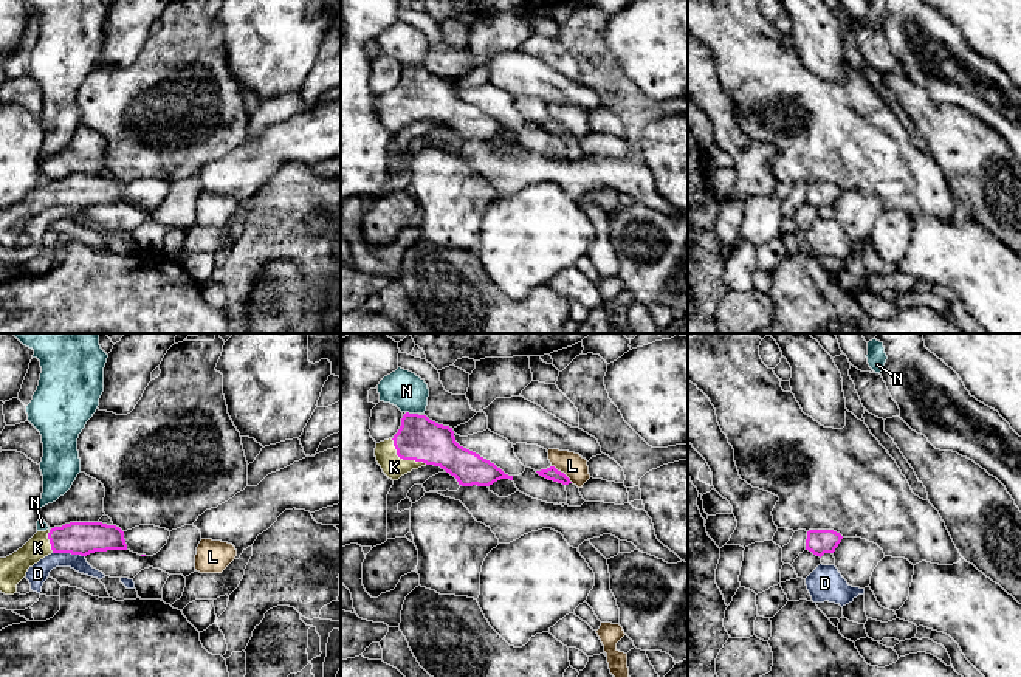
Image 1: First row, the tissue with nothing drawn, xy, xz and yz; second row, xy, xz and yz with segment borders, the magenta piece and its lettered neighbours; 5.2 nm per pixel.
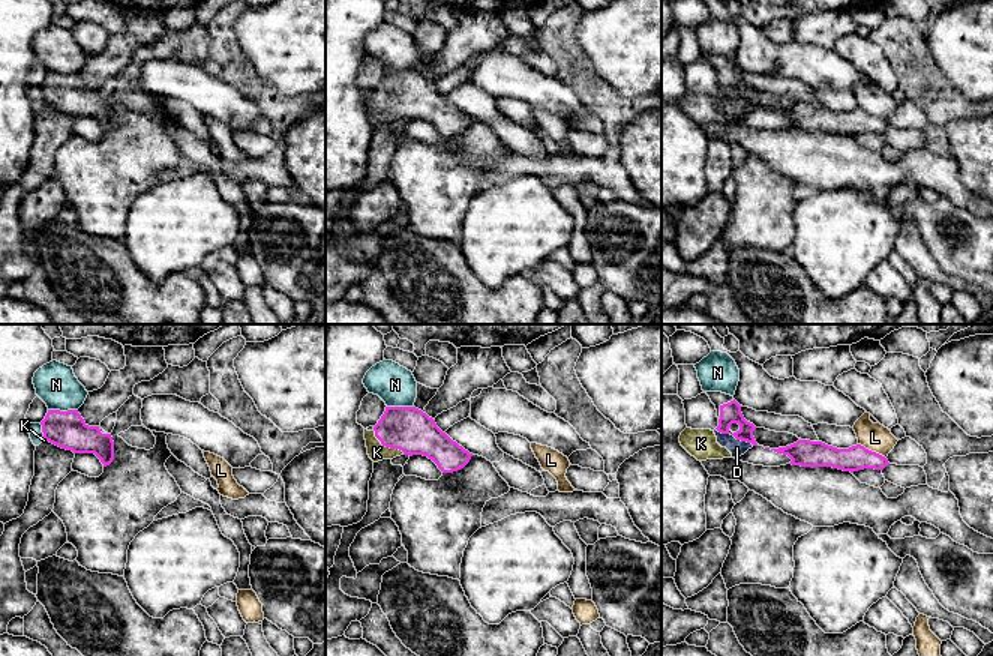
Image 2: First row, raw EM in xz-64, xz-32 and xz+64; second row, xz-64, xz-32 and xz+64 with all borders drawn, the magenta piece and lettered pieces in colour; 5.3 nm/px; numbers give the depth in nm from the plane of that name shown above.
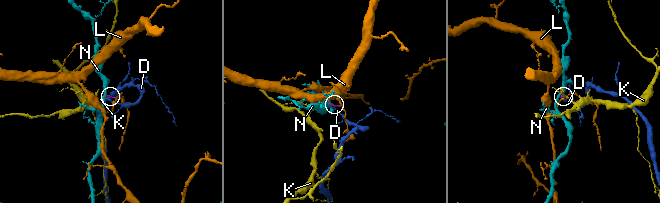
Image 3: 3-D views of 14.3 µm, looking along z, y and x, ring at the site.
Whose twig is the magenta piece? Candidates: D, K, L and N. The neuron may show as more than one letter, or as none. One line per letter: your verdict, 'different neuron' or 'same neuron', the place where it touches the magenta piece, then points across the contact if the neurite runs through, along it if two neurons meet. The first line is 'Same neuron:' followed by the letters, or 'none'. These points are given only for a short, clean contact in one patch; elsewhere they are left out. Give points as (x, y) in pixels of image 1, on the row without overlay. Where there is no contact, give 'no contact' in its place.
Same neuron: K
D: different neuron; contact xy (68, 205); border xy (53, 205), (70, 205), (84, 209)
K: same neuron; contact xz (405, 112); way xz (419, 92), (405, 112), (394, 120)
L: different neuron; contact xz (563, 126); border xz (552, 118), (572, 135)
N: different neuron; contact xz (412, 67); border xz (406, 64), (417, 67)

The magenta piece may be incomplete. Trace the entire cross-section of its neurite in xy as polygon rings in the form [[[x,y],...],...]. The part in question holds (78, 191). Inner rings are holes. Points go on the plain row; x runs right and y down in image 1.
[[[70,175],[37,184],[22,201],[0,211],[0,245],[17,246],[17,237],[29,220],[51,206],[87,209],[95,204],[127,203],[124,184],[102,175]]]

